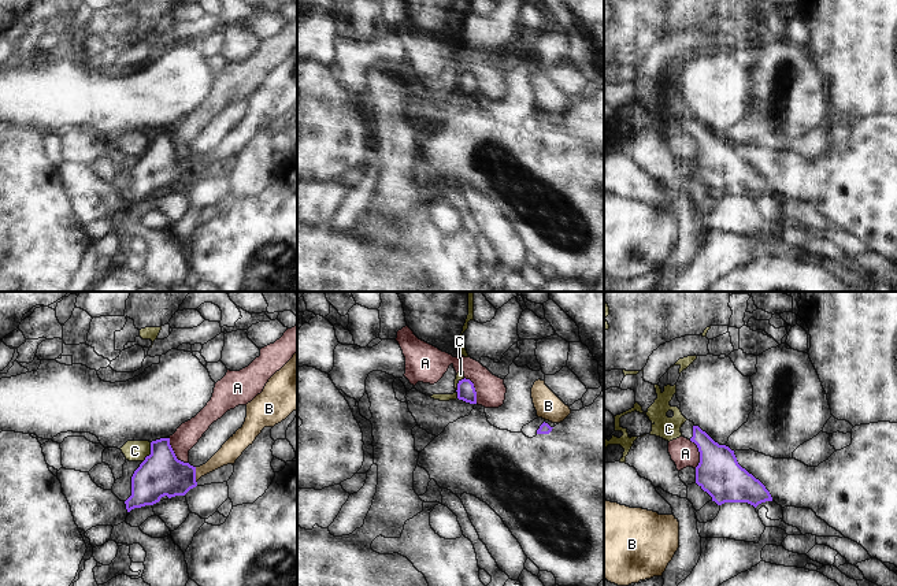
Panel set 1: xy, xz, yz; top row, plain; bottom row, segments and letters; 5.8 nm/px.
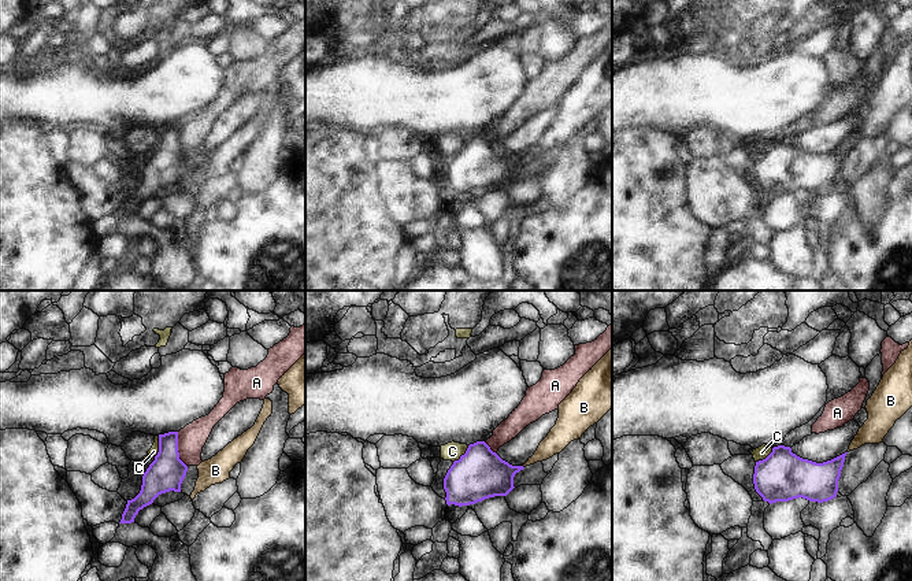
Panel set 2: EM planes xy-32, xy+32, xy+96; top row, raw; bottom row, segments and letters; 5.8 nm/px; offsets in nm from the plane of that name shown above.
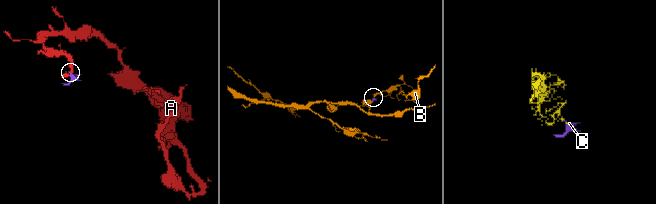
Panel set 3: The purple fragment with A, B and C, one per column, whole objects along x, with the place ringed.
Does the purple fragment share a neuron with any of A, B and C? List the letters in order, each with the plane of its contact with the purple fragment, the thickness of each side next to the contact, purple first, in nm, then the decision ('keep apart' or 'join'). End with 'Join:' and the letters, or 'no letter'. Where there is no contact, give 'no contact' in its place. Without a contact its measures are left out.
A: meets purple in xy; 260 nm thick on the purple side, 140 nm on the other; keep apart
B: meets purple in xy; 260 nm thick on the purple side, 120 nm on the other; keep apart
C: meets purple in xy; 260 nm thick on the purple side, 130 nm on the other; keep apart
Join: no letter

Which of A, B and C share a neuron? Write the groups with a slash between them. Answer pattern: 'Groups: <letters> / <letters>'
Groups: A / B / C

